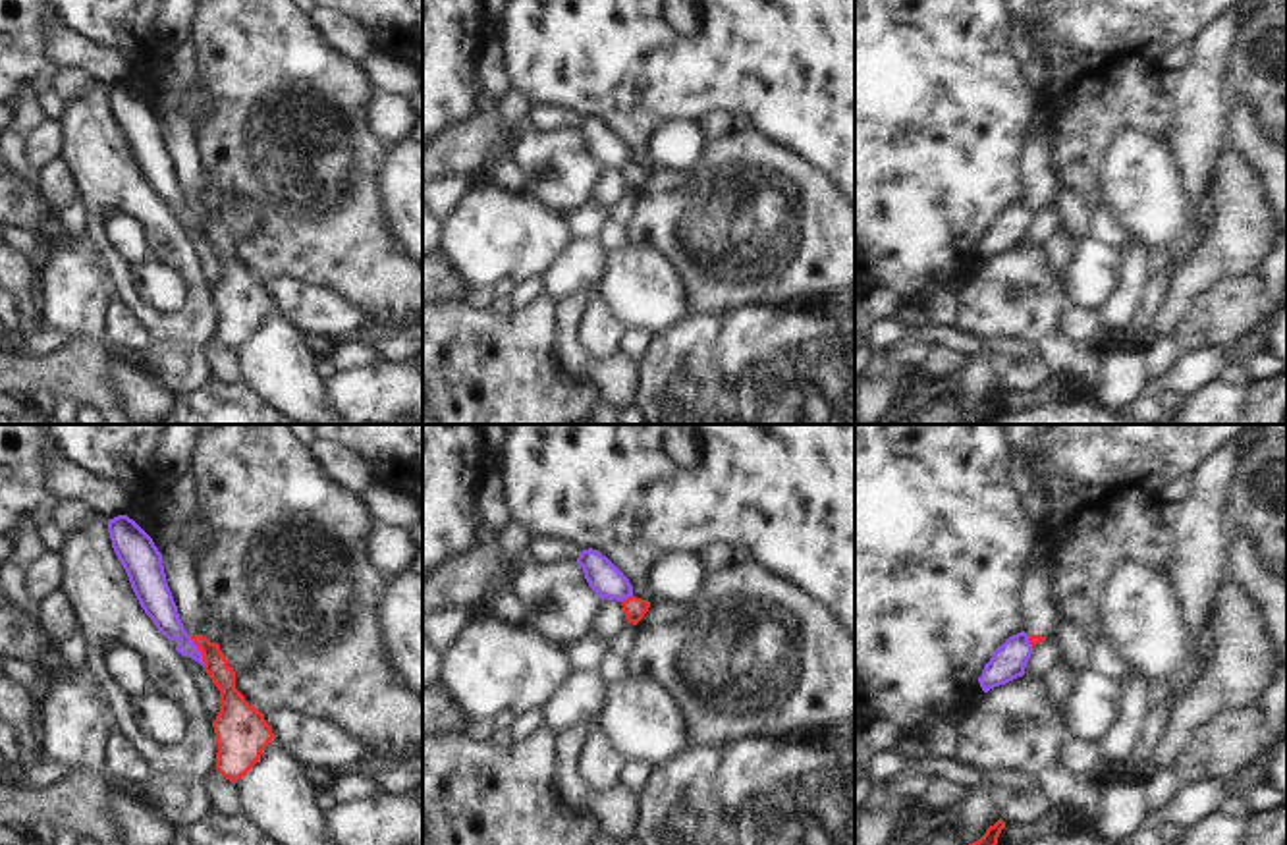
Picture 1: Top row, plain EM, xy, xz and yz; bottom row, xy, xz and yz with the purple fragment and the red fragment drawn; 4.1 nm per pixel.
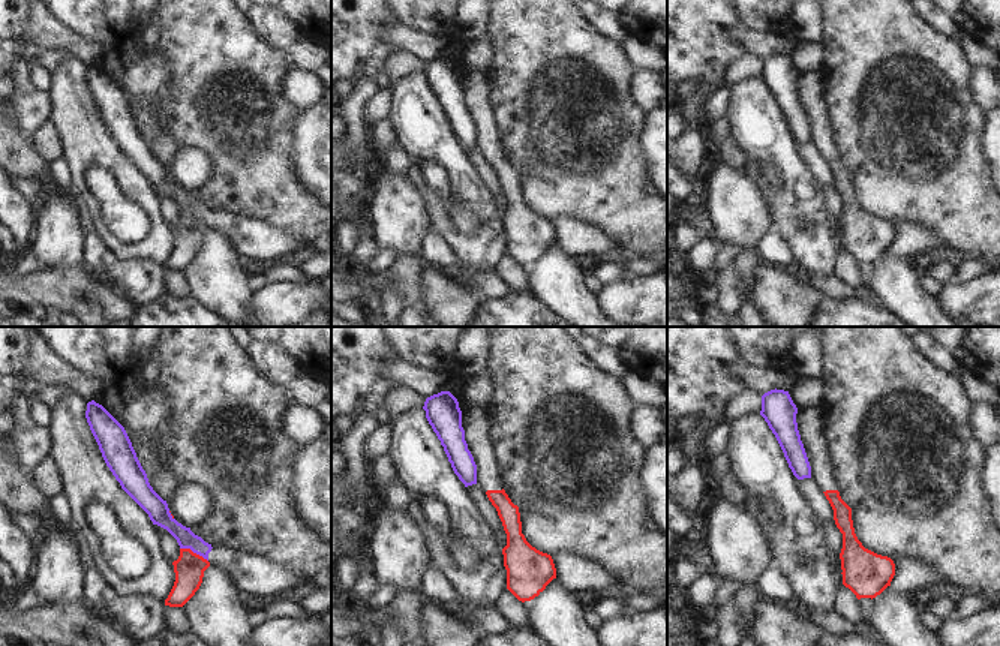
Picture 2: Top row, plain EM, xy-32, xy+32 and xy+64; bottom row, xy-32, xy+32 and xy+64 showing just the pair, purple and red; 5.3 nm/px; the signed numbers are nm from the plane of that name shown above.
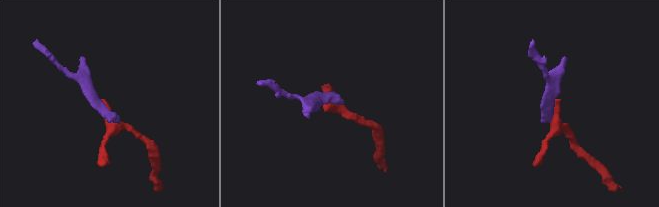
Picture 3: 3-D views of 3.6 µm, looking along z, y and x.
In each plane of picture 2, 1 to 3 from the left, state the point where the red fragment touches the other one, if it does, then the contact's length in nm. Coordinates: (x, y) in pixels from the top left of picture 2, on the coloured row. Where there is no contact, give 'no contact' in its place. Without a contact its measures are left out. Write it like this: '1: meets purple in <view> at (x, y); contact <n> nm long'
1: meets purple in xy-32 at (194, 552); contact 170 nm long
2: no contact
3: no contact

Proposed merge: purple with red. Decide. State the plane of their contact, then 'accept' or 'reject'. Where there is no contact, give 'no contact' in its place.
xy | reject

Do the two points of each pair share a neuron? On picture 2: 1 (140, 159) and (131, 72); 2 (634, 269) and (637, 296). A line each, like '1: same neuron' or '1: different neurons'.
1: different neurons
2: different neurons

